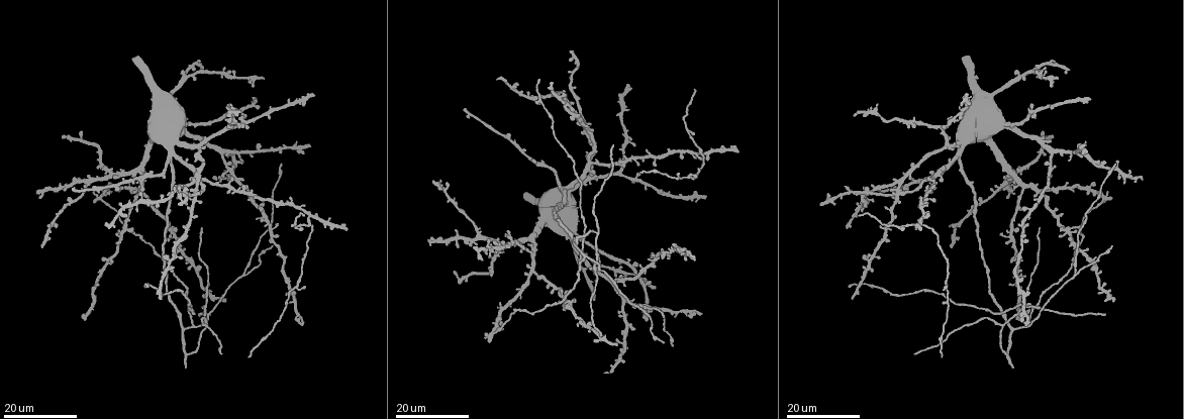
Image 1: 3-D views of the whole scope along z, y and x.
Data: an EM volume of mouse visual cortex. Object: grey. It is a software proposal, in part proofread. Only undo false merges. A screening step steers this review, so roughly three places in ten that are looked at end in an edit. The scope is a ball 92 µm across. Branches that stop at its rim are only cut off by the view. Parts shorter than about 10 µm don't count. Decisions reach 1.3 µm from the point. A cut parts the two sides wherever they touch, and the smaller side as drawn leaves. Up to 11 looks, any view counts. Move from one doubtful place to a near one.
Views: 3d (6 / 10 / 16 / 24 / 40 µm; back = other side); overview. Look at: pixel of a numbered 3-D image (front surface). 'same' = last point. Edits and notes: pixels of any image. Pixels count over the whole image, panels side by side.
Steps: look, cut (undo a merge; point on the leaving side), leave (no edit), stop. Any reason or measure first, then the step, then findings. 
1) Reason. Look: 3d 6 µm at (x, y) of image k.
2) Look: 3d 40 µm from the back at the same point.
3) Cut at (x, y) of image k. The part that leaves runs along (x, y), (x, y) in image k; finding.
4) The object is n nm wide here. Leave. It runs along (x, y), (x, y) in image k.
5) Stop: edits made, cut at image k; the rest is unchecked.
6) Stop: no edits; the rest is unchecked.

Thin arm on a thick one. Look: 3d 16 µm at (188, 76) of image 1.

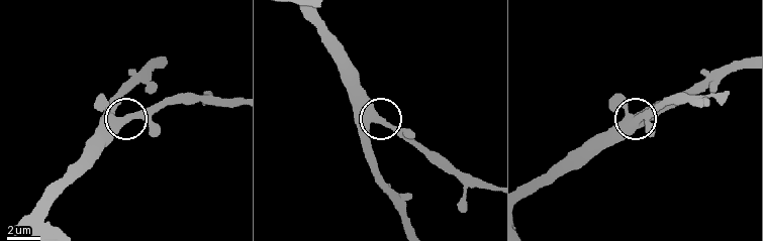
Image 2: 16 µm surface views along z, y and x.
Zoom in. Look: 3d 10 µm at (371, 122) of image 2.

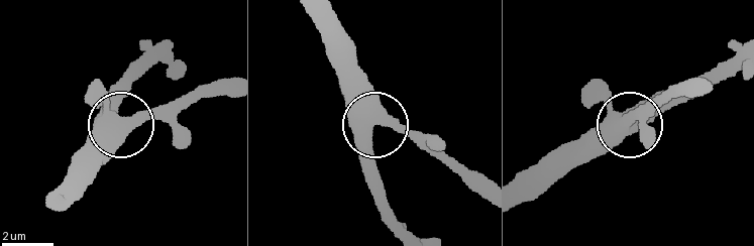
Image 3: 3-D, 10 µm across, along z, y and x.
Leave. It runs along (325, 20), (346, 85), (372, 117), (370, 194) in image 3; continuous, no second neuron.

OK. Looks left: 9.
Arms part here. Look: 3d 16 µm at (308, 224) of image 1.

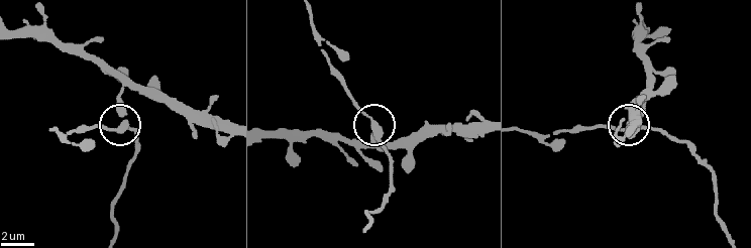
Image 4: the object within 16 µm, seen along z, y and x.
Look: 3d 10 µm at (378, 139) of image 4.

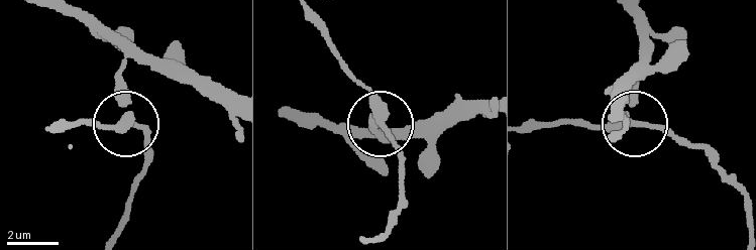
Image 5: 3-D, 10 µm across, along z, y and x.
Leave. One neuron here.

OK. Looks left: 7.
Three-way junction. Look: 3d 16 µm at (580, 264) of image 1.

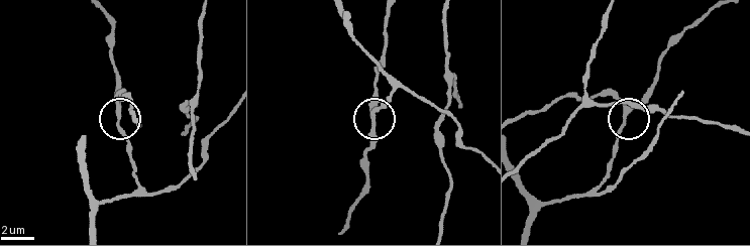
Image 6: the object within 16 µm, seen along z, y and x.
Look: 3d 6 µm at (372, 119) of image 6.

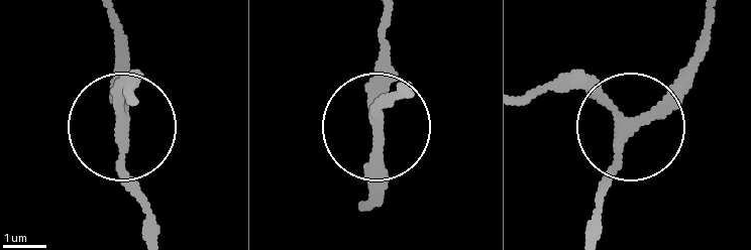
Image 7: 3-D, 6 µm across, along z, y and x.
3 arms meet here. Leave. It runs along (406, 82), (372, 114), (381, 197) in image 7; continuous, no second neuron.

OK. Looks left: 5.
Look: 3d 24 µm at (183, 330) of image 1.

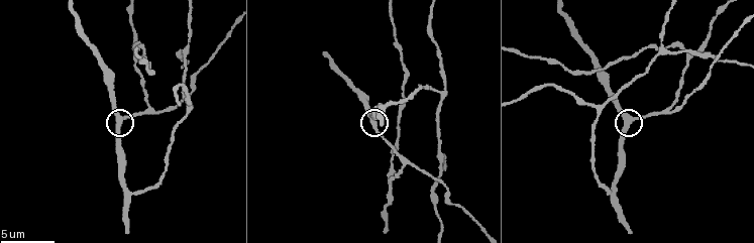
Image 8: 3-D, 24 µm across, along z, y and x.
Closer look. Look: 3d 6 µm at (633, 118) of image 8.

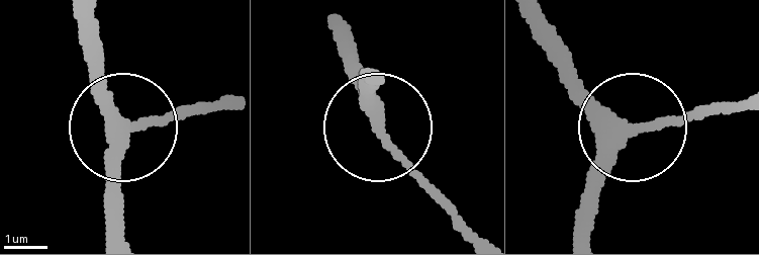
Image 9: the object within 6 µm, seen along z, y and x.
Leave. It runs along (528, 18), (546, 51), (630, 128), (589, 236) in image 9; all the same neuron.

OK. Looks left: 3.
Calibre changes. Look: 3d 10 µm at (131, 193) of image 8.

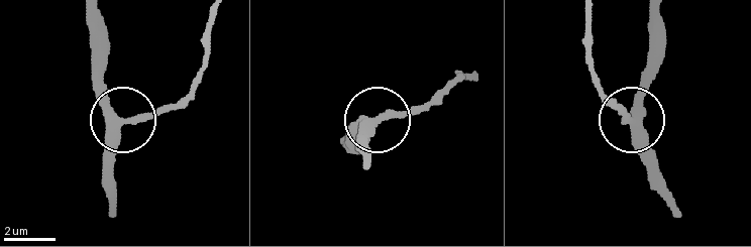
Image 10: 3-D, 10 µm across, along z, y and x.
Look: 3d 10 µm from the back at (635, 123) of image 10.

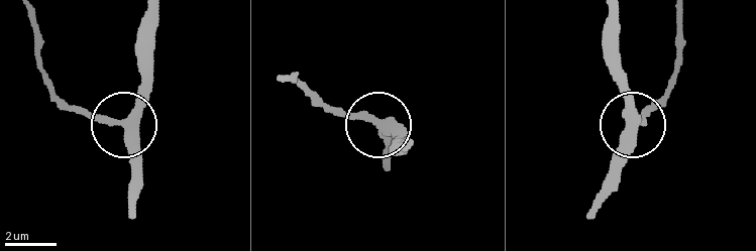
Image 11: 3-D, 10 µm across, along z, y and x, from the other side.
3 arms meet here. Leave. It runs along (146, 20), (146, 79), (127, 122), (58, 105) in image 11; continuous, no second neuron.

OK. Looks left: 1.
Stop: no edits; the rest is unchecked.

